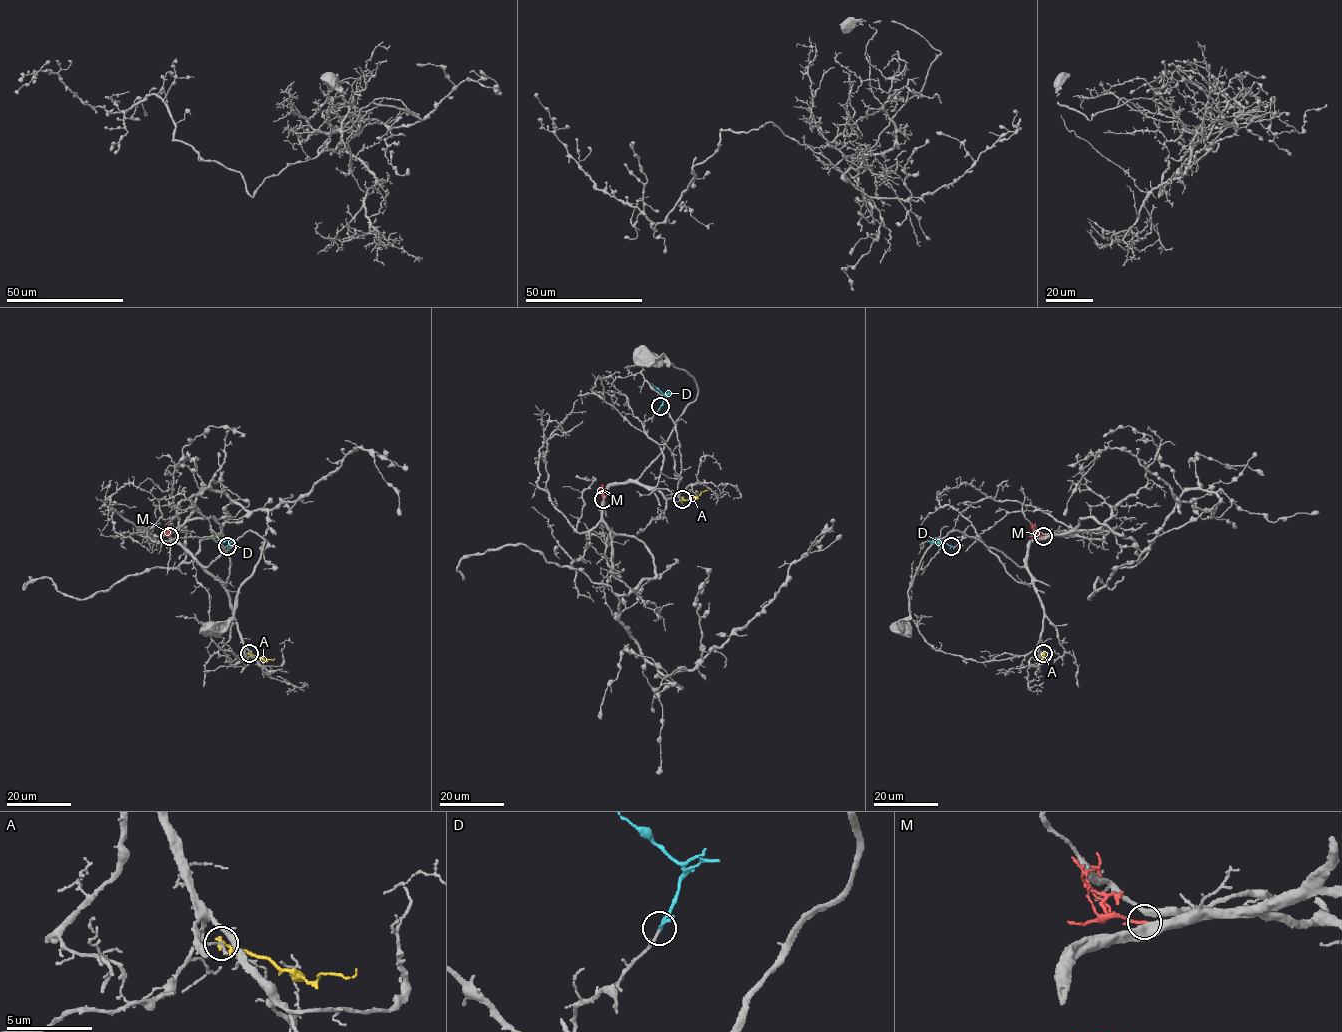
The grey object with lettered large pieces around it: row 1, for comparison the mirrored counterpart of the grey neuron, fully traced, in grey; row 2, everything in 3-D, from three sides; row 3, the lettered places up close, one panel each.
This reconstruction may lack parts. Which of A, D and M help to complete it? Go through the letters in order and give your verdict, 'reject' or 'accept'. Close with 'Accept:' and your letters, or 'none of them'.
A: reject
D: accept
M: reject
Accept: D

